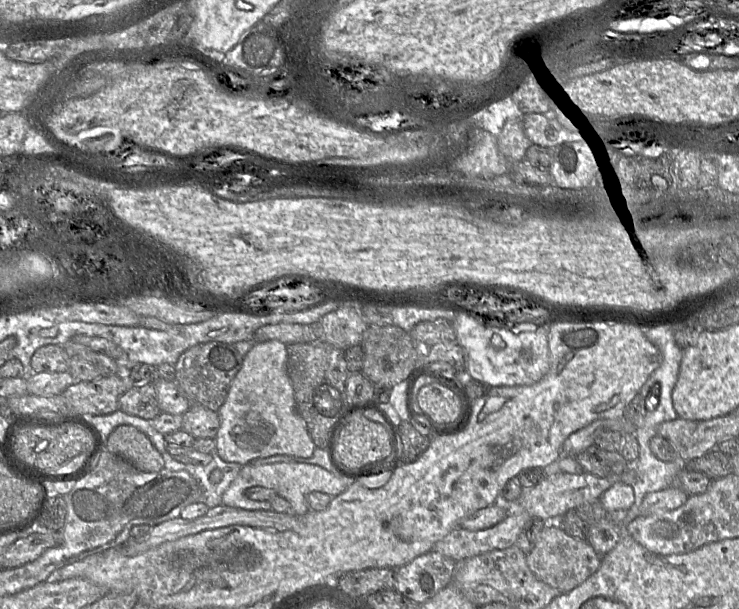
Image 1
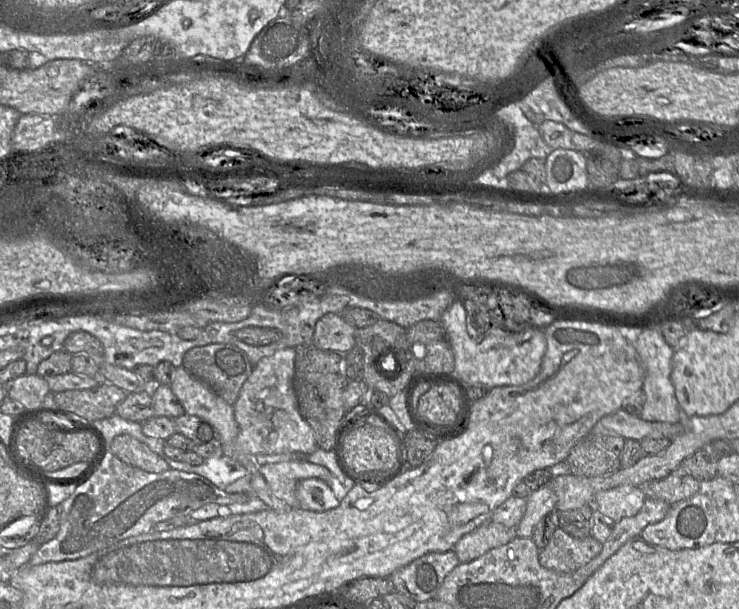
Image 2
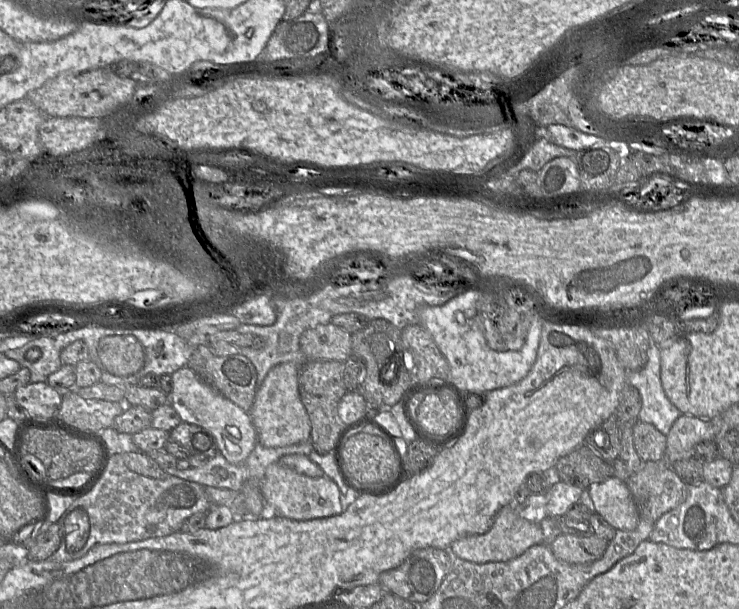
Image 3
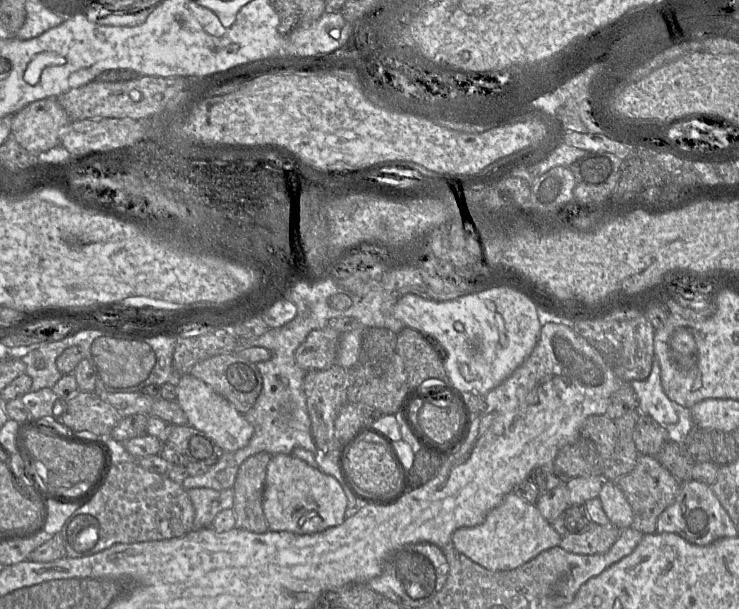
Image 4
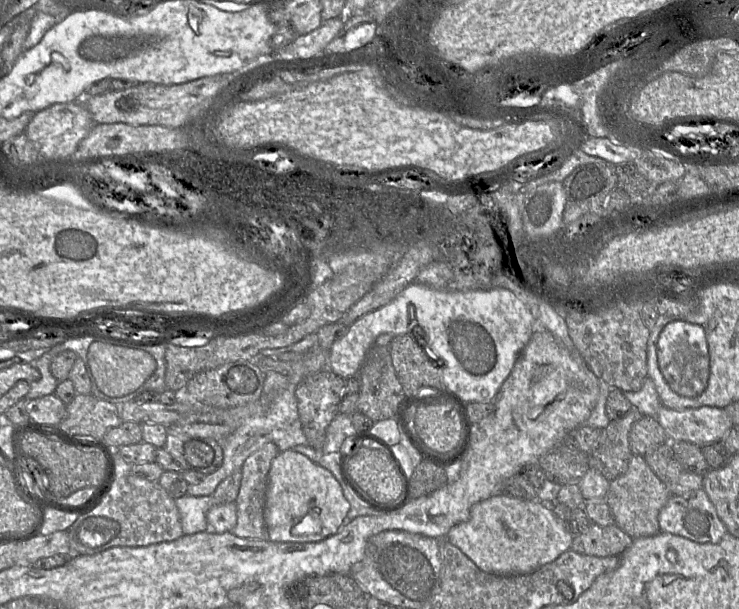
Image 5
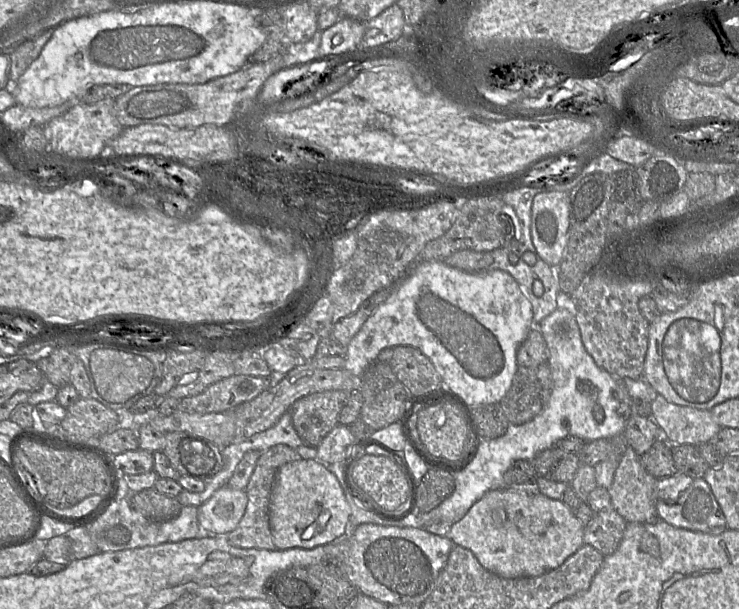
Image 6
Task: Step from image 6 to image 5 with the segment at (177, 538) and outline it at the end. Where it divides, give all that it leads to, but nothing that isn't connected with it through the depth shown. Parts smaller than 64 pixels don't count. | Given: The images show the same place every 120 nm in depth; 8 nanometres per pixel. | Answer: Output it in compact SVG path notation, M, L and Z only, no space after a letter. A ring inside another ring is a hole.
M189 496L176 498L184 535L204 532L207 527L207 512L213 506L212 496Z

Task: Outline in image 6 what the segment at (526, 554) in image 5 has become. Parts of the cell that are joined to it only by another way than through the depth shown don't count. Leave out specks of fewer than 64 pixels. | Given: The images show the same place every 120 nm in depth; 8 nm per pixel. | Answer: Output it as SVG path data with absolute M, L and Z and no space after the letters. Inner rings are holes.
M494 489L486 493L481 499L479 499L466 513L466 515L454 523L448 531L448 538L450 538L454 545L461 546L470 550L479 563L489 572L494 573L503 578L521 578L521 577L538 577L546 572L553 570L560 565L562 565L566 559L573 555L583 544L584 544L584 531L585 527L581 524L579 519L576 517L575 513L570 510L562 500L555 500L549 498L541 493L536 495L531 495L523 493L521 491L516 491L512 489ZM503 508L507 513L507 521L504 525L495 525L492 514L495 509Z

